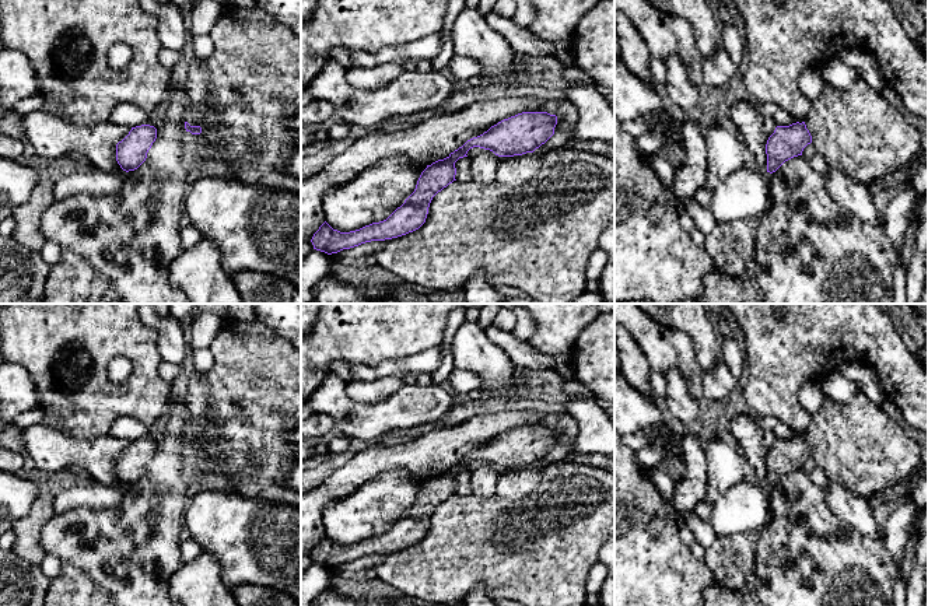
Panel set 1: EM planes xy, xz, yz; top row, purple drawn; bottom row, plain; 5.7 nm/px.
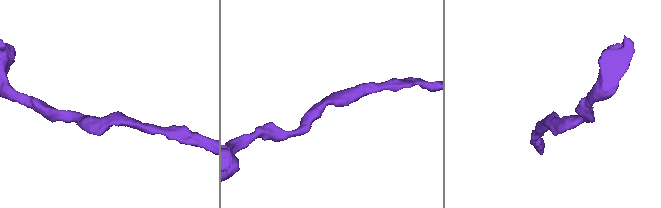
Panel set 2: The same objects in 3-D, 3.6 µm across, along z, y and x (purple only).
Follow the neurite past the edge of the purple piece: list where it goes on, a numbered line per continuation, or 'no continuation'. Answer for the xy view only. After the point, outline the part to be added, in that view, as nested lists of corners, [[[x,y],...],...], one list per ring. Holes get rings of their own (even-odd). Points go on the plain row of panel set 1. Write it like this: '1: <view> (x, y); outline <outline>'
no continuation

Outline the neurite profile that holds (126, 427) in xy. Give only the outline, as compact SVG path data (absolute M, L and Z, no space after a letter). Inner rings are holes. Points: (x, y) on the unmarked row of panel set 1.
M129 416L116 418L111 427L109 434L130 441L136 441L141 438L151 439L148 427L144 425L141 421Z

